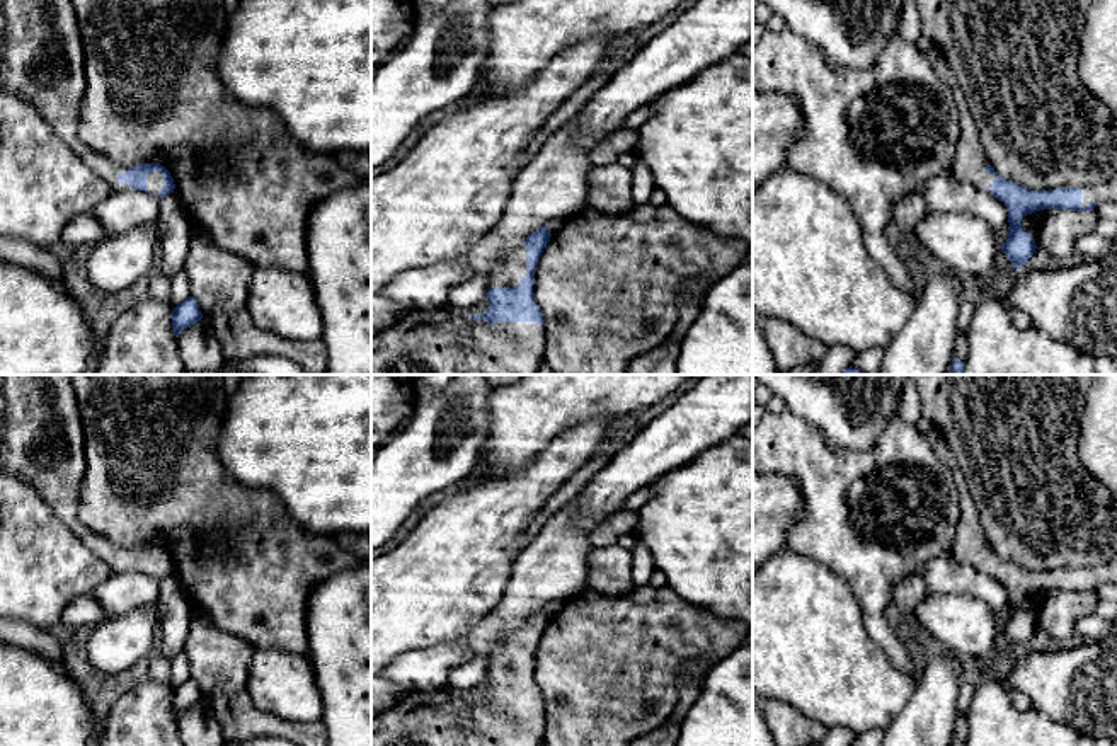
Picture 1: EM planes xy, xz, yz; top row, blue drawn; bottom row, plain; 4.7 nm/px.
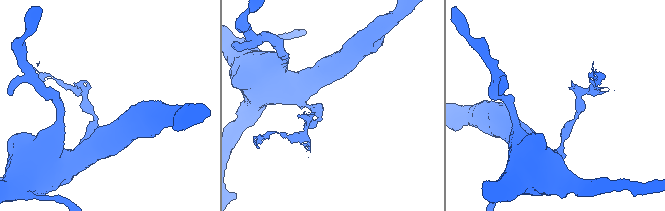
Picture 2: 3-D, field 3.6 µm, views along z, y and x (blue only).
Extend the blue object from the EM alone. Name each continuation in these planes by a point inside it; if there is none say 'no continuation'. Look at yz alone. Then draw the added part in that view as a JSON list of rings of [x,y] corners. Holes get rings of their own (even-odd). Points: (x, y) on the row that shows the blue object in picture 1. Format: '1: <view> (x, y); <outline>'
1: yz (1100, 193); [[[1117,181],[1098,184],[1095,187],[1081,187],[1081,206],[1086,208],[1090,201],[1103,203],[1114,201],[1117,203]]]

